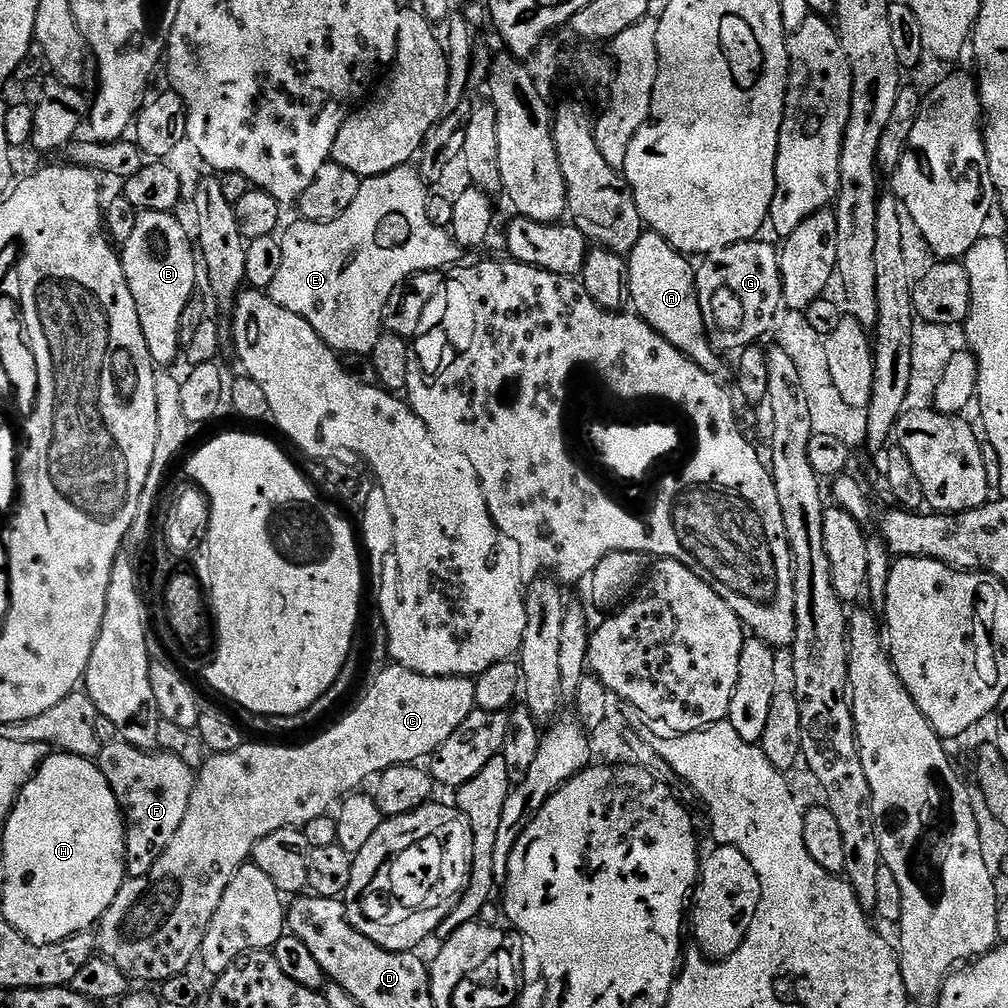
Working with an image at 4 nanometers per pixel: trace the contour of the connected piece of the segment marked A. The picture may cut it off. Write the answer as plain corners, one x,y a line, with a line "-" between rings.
645,230
638,238
638,246
627,257
626,292
633,304
635,315
645,320
670,346
682,350
698,366
715,373
721,353
713,348
702,318
696,293
696,268
685,253
679,252
666,238

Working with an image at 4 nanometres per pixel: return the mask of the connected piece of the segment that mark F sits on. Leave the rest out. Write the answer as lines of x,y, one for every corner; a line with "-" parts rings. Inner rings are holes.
123,742
101,747
98,763
106,782
110,782
118,798
120,811
124,813
124,838
128,841
124,859
127,875
144,876
154,866
154,862
158,862
166,846
170,846
170,838
178,834
178,826
182,826
182,818
186,818
186,806
190,806
190,794
194,783
193,769
188,768
181,758
170,752
135,748

